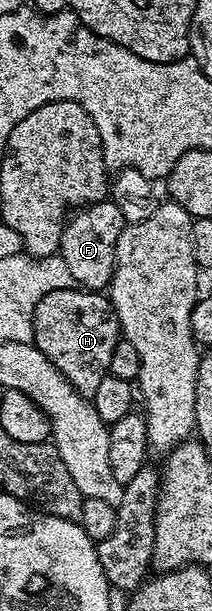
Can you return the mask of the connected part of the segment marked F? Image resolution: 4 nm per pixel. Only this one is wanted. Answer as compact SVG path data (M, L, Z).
M112 200L82 207L68 217L61 236L58 255L65 260L78 287L96 292L106 289L115 271L115 246L125 225L124 218Z

